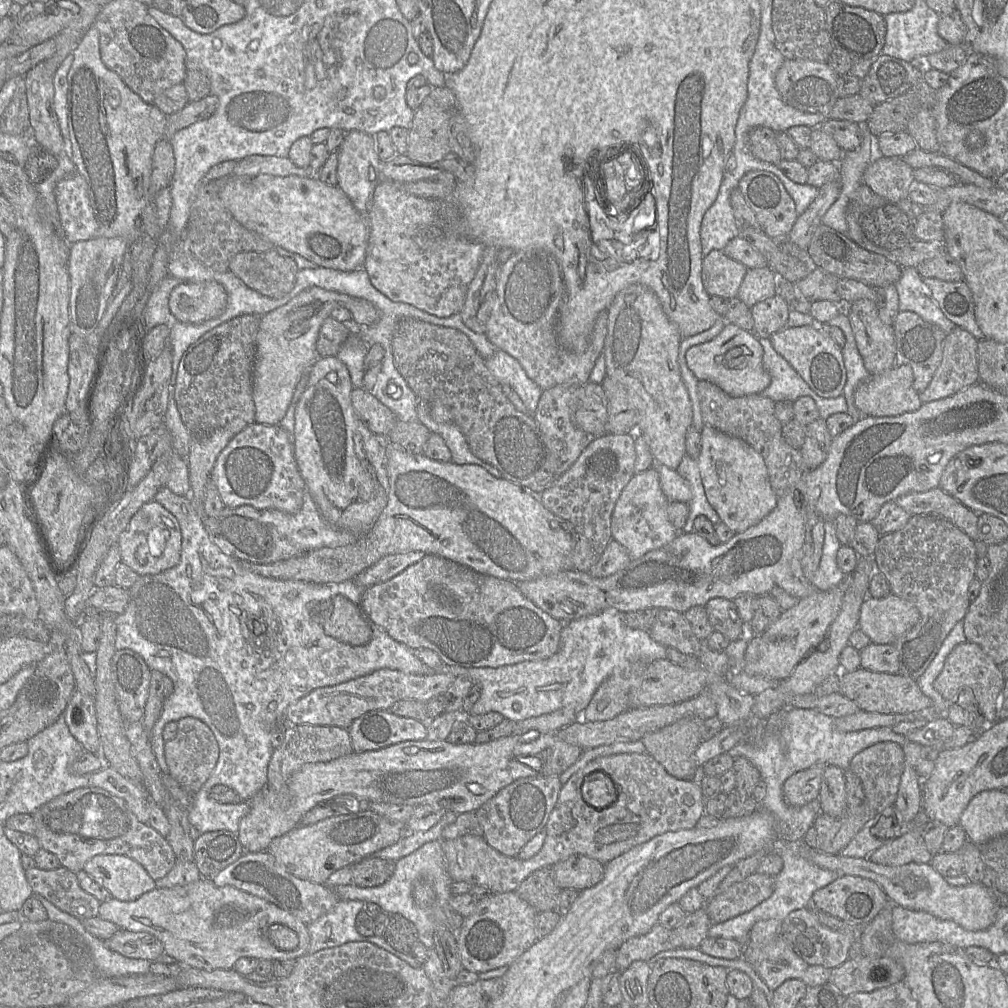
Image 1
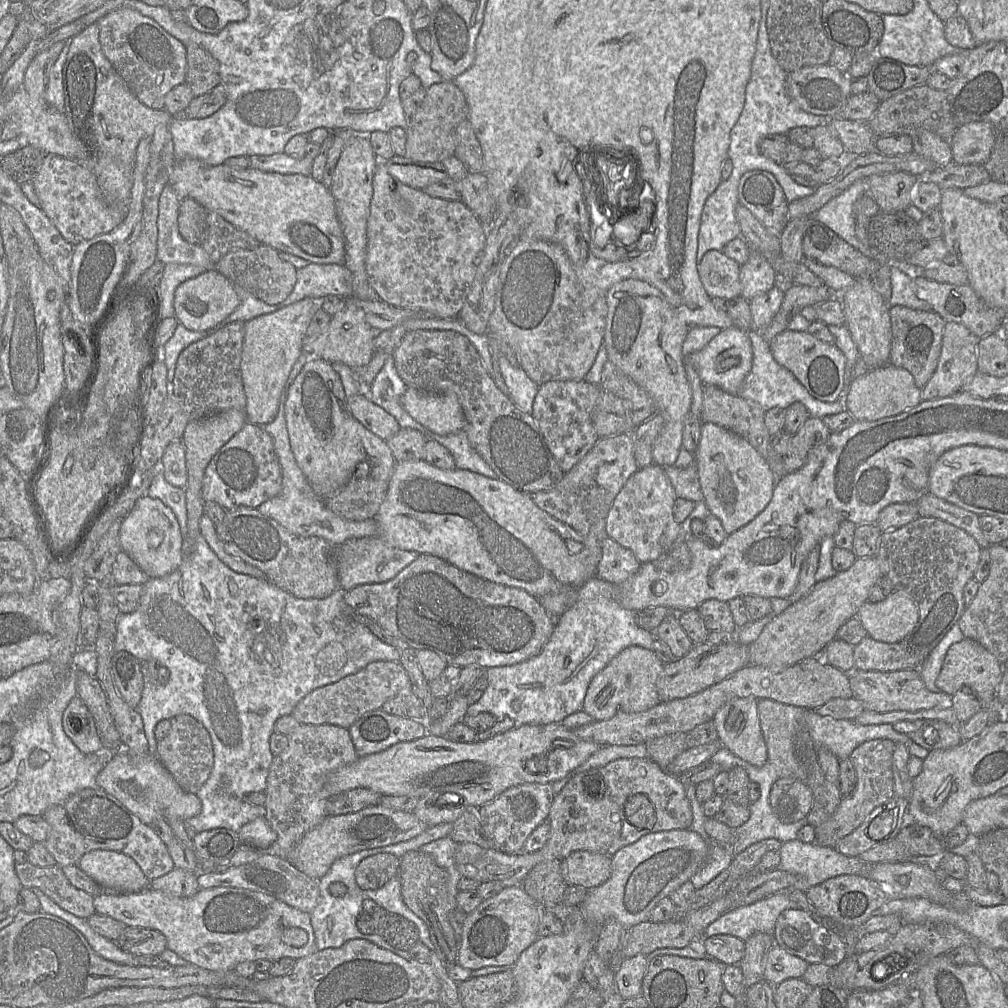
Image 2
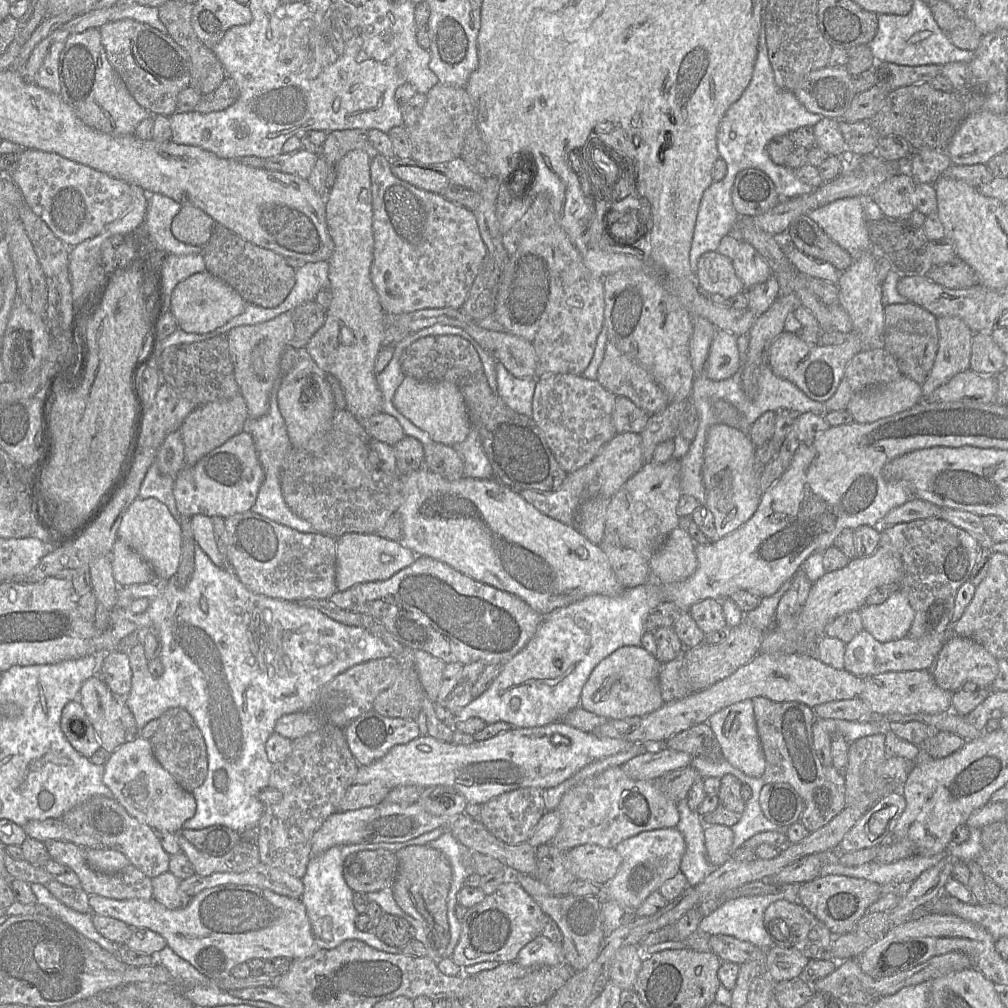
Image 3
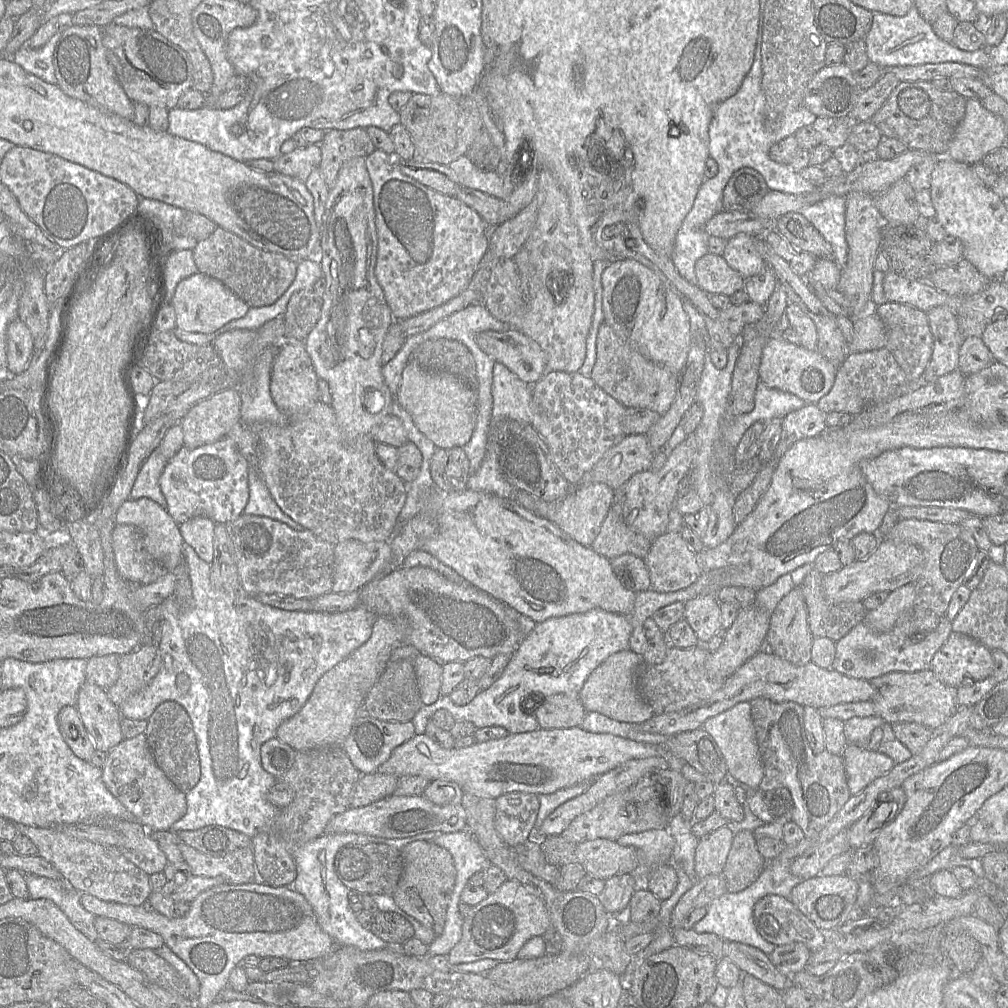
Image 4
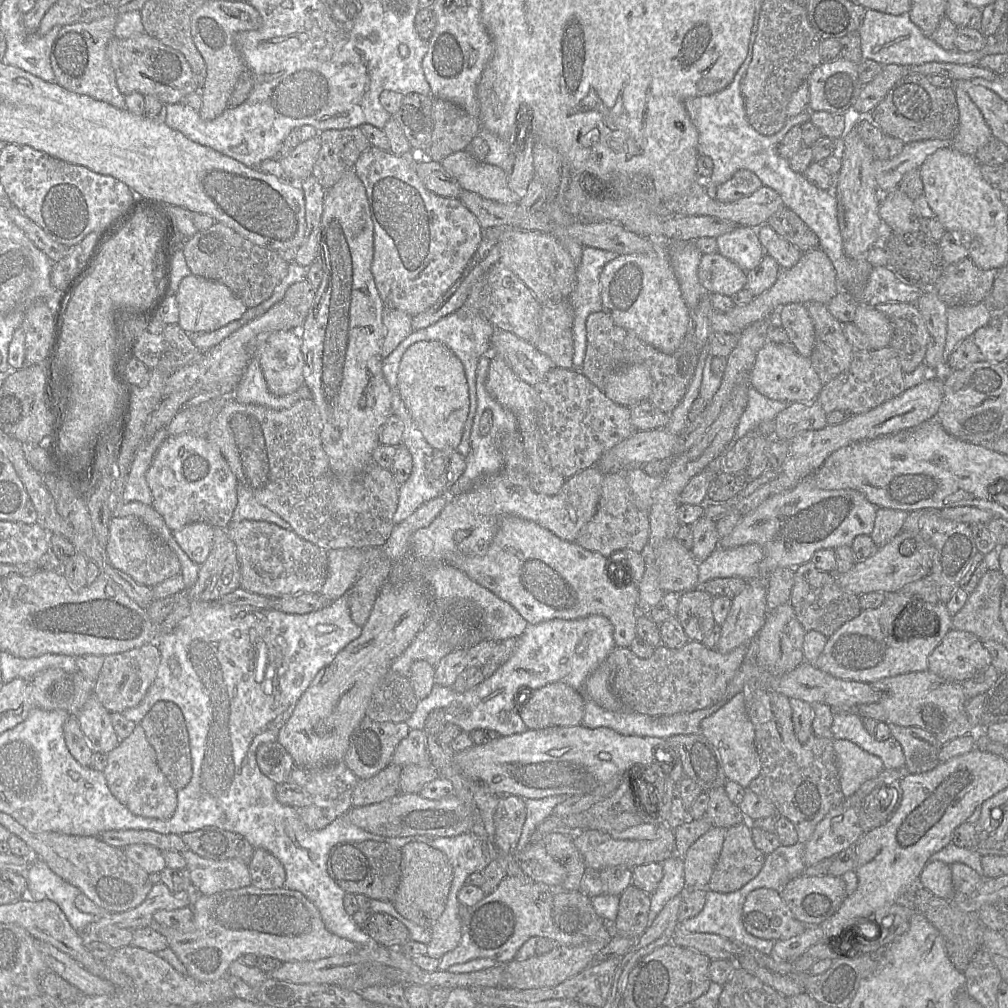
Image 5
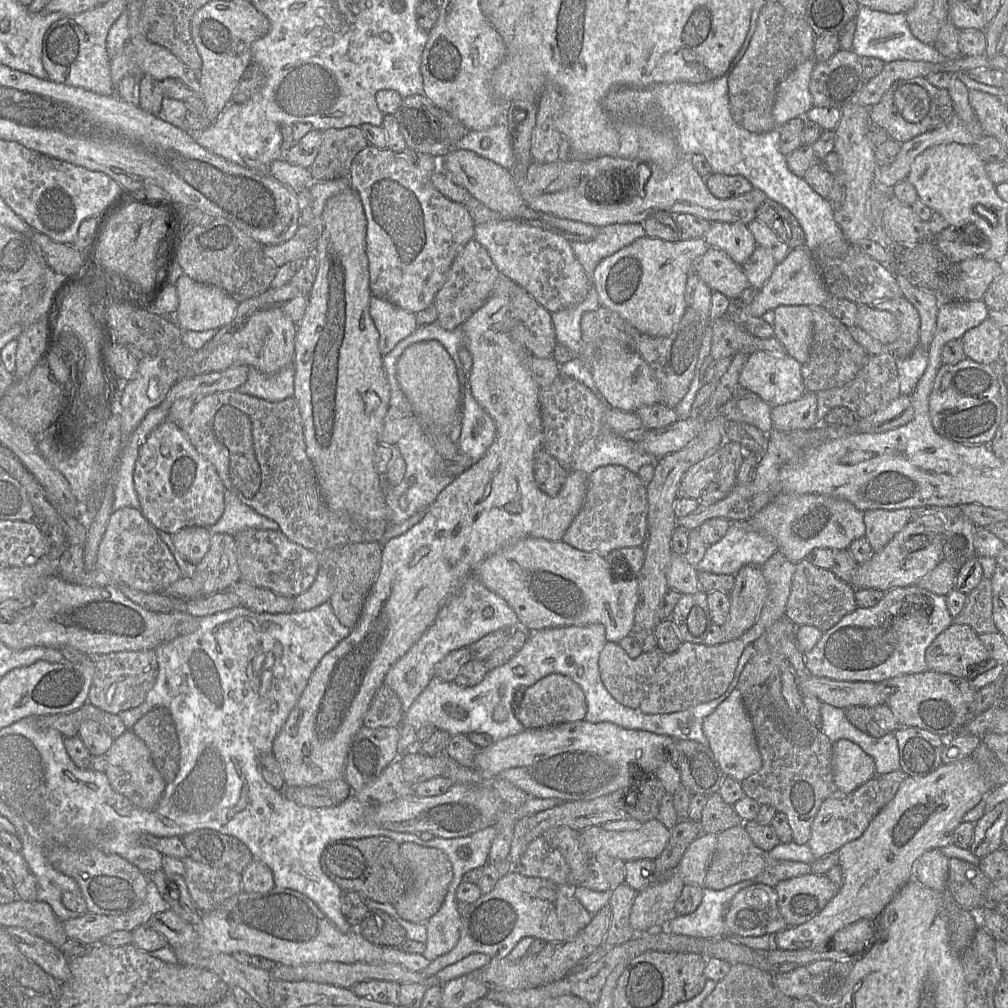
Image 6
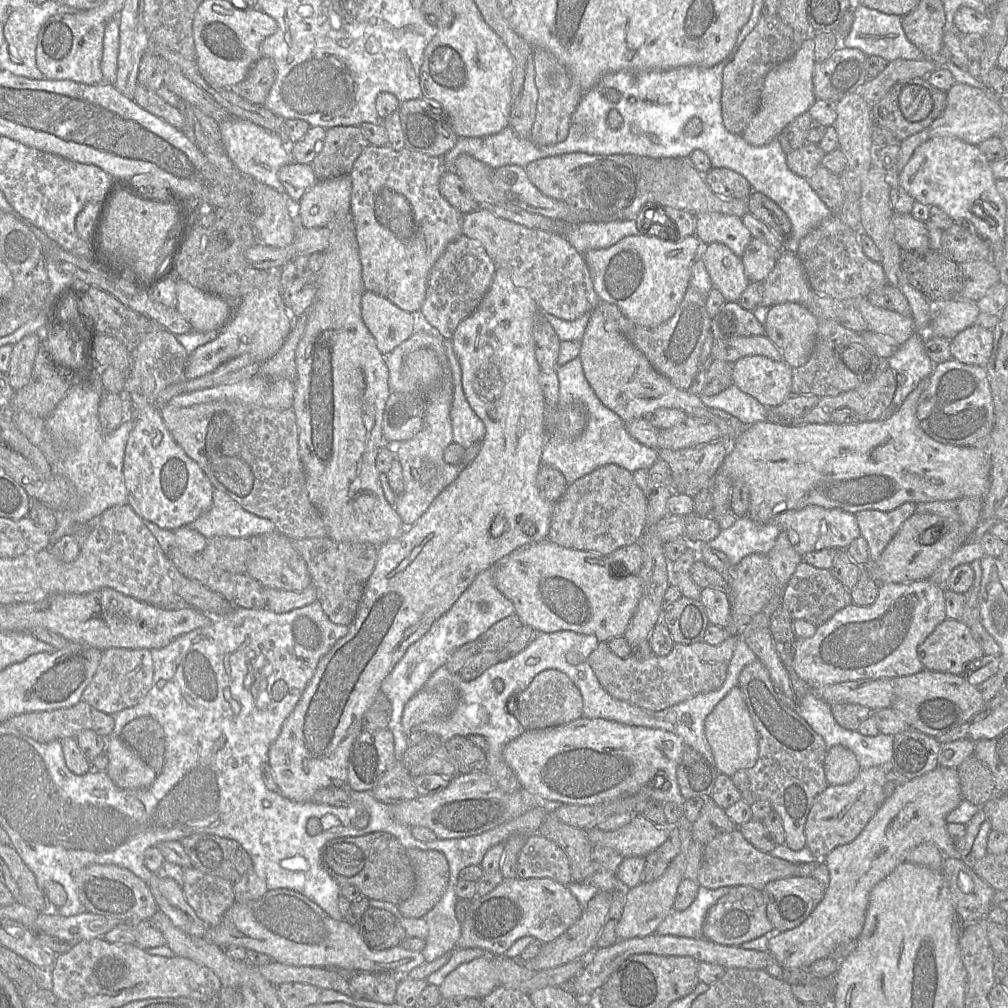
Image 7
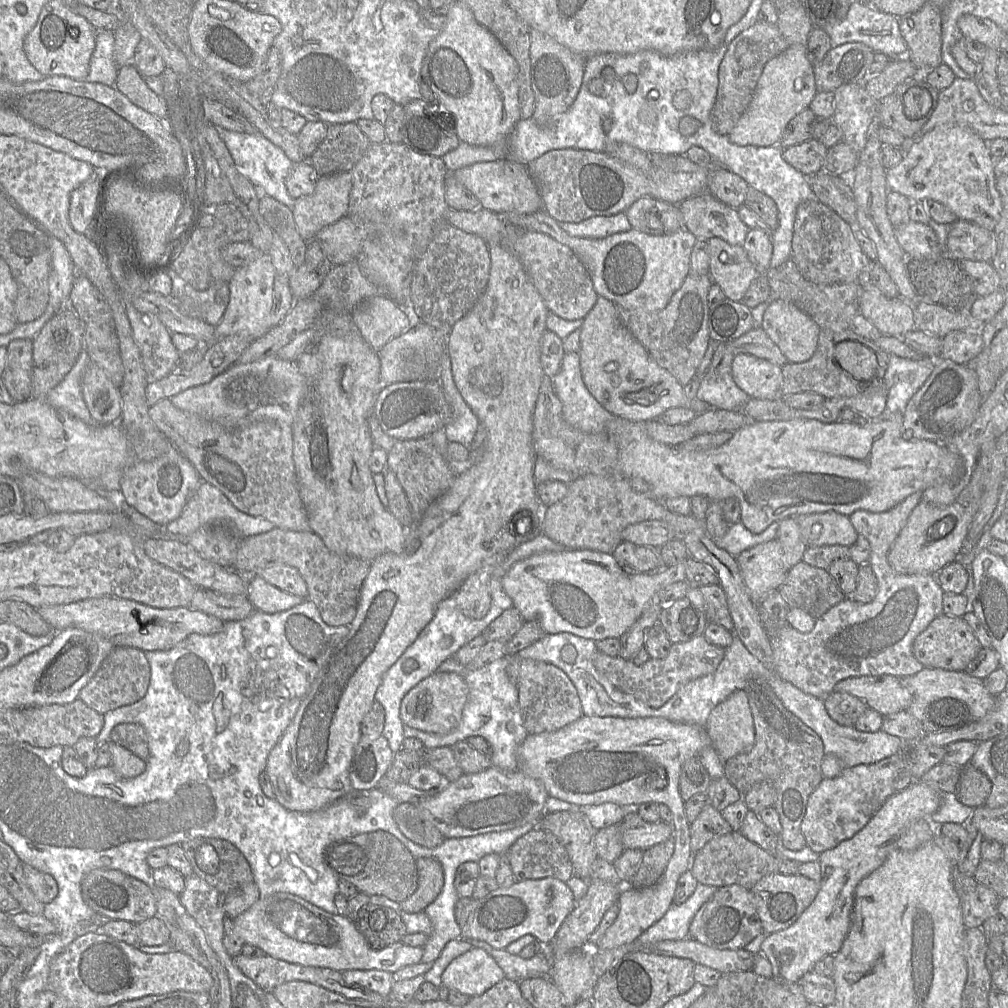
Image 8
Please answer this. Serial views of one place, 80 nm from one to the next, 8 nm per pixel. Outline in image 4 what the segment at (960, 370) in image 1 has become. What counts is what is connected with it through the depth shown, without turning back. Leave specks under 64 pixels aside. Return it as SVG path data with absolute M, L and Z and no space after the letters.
M946 306L926 312L933 337L933 351L922 376L924 384L957 370L959 349L963 338L958 330L957 316Z

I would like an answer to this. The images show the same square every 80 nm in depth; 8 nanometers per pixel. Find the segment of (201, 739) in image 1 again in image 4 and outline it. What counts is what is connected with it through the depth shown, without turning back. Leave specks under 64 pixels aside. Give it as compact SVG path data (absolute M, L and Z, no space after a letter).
M177 702L161 703L147 720L145 736L156 764L169 780L185 793L194 788L201 777L197 739L191 719Z

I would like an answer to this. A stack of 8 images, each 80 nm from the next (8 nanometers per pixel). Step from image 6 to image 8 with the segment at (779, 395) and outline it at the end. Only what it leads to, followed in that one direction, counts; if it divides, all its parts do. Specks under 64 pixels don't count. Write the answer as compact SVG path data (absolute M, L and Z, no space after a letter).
M749 354L735 355L731 366L734 383L751 398L769 400L779 396L782 367Z

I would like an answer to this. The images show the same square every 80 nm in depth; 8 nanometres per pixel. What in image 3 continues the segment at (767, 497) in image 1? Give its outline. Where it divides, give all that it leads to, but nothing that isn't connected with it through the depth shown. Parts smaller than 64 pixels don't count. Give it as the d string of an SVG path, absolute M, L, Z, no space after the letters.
M716 423L707 431L702 465L706 506L714 518L716 539L734 532L756 512L761 492L755 469L756 447L747 433L725 424Z

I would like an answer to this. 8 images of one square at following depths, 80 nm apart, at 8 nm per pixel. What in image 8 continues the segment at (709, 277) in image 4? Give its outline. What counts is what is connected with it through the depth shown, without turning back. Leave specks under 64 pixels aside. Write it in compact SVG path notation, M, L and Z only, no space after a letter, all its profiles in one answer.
M721 238L708 240L709 275L727 299L741 301L750 284L761 273L749 260L743 246L730 245Z

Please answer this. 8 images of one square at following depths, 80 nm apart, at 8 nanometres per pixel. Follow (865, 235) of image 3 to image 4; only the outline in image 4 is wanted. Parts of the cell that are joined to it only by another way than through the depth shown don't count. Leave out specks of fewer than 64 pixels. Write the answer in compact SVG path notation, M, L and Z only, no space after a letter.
M830 196L803 208L800 212L831 245L833 261L842 269L847 262L848 244L845 236L846 197Z

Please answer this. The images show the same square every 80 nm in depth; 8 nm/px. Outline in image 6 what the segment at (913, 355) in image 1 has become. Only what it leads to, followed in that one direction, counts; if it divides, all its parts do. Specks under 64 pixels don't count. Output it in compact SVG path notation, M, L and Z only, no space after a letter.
M903 296L876 302L873 304L873 307L877 310L892 313L898 322L898 337L895 342L886 346L887 349L889 349L896 358L906 358L910 356L919 345L920 317L916 308Z

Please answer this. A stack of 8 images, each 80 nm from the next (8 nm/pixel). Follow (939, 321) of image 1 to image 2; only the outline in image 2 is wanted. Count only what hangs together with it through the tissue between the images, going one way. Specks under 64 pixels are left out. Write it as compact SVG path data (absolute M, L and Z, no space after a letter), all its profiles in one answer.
M892 266L890 270L891 297L887 302L891 306L905 306L920 311L932 311L931 306L917 297L914 274L906 273Z

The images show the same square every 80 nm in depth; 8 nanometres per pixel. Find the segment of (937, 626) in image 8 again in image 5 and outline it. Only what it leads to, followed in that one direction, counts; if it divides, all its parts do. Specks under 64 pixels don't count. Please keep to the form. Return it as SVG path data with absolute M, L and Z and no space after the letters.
M951 629L928 657L928 670L960 682L991 665L991 655L974 634Z

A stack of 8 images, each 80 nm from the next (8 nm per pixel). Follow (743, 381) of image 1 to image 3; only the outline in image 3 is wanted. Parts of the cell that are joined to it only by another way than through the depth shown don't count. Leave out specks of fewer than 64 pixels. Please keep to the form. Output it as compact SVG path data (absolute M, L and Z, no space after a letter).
M717 330L703 366L704 374L709 379L718 381L731 377L740 367L737 336Z

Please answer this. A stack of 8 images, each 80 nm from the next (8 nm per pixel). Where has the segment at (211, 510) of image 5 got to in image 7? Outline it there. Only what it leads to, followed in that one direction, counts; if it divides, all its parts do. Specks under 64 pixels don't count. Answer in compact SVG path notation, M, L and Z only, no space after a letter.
M156 403L131 405L131 418L127 418L127 420L133 421L133 428L129 434L129 438L126 445L123 467L124 480L128 492L127 504L130 505L132 509L136 512L136 514L140 516L143 520L153 522L154 524L158 525L163 529L174 531L178 528L191 524L199 516L201 516L203 513L207 512L211 508L213 503L213 485L211 484L205 473L202 471L202 469L199 467L199 465L192 458L190 458L182 449L182 447L179 446L174 440L173 436L171 435L170 431L168 430L167 426L163 421L160 411L156 406Z

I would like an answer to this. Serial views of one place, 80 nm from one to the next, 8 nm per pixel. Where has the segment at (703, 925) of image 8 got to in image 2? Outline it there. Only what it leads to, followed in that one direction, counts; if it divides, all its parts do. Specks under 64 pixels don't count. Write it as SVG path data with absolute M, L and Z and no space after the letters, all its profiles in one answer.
M799 908L784 910L772 931L774 945L778 945L789 954L805 960L808 964L838 966L848 957L848 945L839 935L817 923L810 914Z

